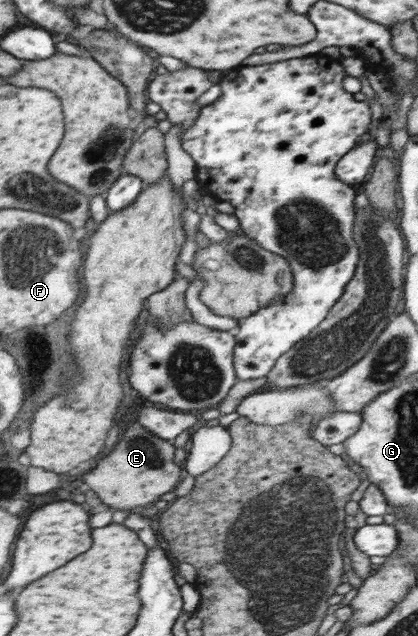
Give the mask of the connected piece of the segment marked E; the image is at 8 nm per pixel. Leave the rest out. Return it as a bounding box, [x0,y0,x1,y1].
[83,423,184,511]

